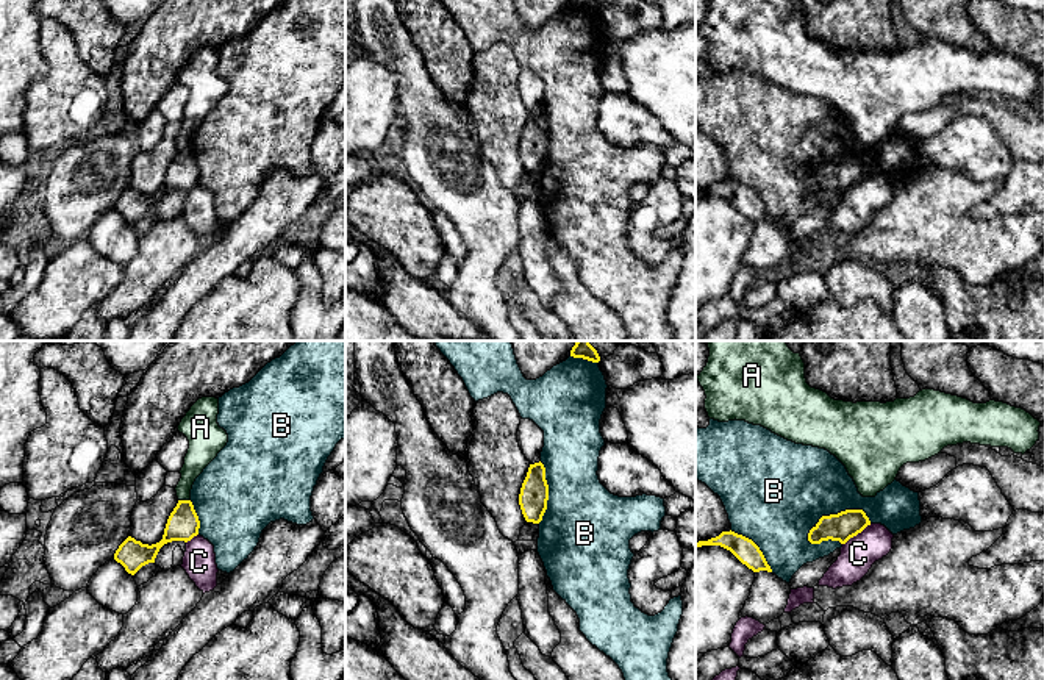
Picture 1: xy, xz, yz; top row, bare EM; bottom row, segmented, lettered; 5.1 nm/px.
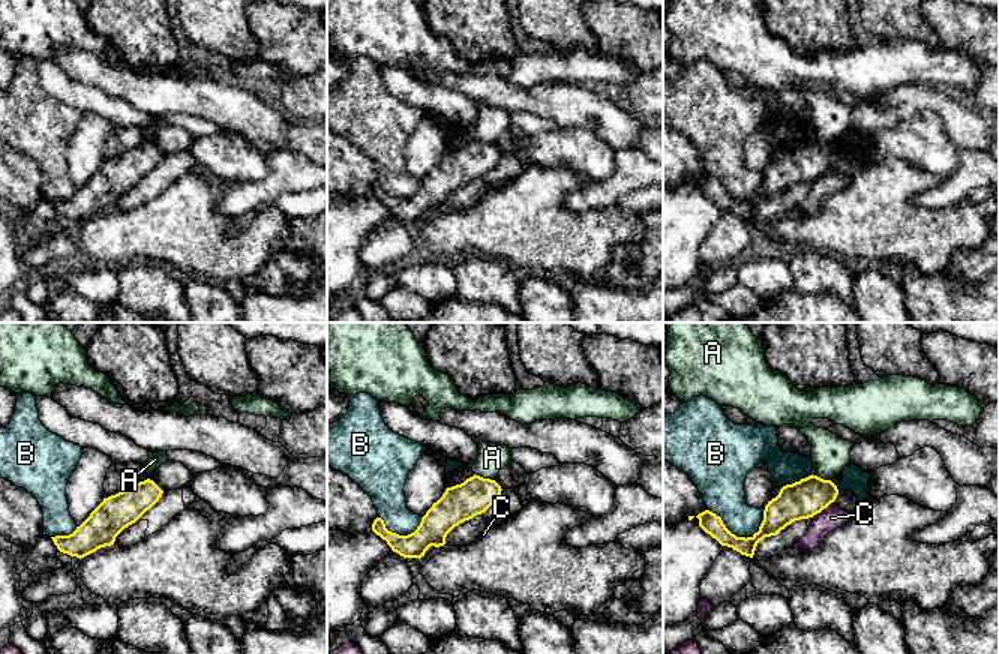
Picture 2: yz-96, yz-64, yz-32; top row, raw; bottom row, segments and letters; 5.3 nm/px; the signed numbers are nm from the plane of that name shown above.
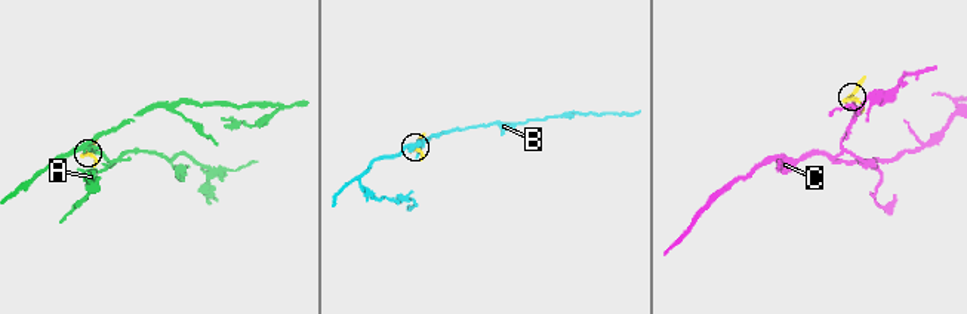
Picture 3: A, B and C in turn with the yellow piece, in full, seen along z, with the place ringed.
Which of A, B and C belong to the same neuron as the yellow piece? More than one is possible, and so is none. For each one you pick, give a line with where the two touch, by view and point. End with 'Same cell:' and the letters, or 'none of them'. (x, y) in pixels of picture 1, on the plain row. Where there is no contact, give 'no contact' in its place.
Same cell: none of them

